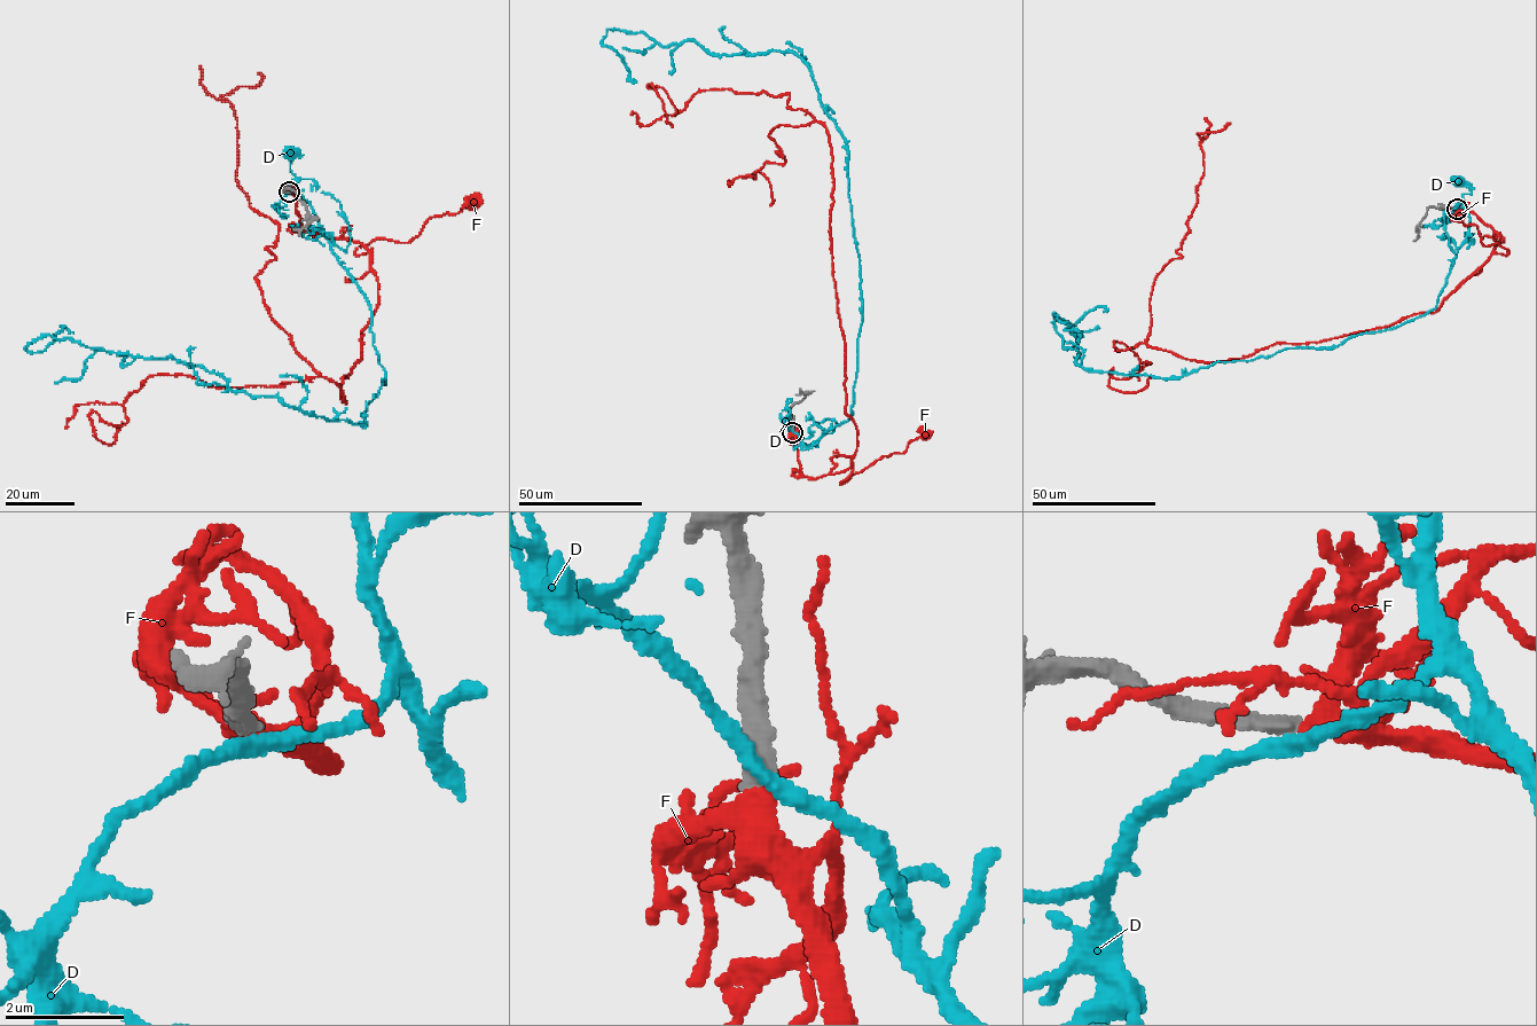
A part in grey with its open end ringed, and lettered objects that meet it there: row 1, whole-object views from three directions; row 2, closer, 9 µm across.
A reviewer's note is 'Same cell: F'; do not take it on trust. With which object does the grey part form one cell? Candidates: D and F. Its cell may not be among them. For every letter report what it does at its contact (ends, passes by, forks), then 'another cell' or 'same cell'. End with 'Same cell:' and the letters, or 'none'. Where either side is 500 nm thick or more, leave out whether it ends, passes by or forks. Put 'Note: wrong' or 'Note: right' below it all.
D: it passes by; another cell
F: it passes by; same cell
Same cell: F
Note: right

